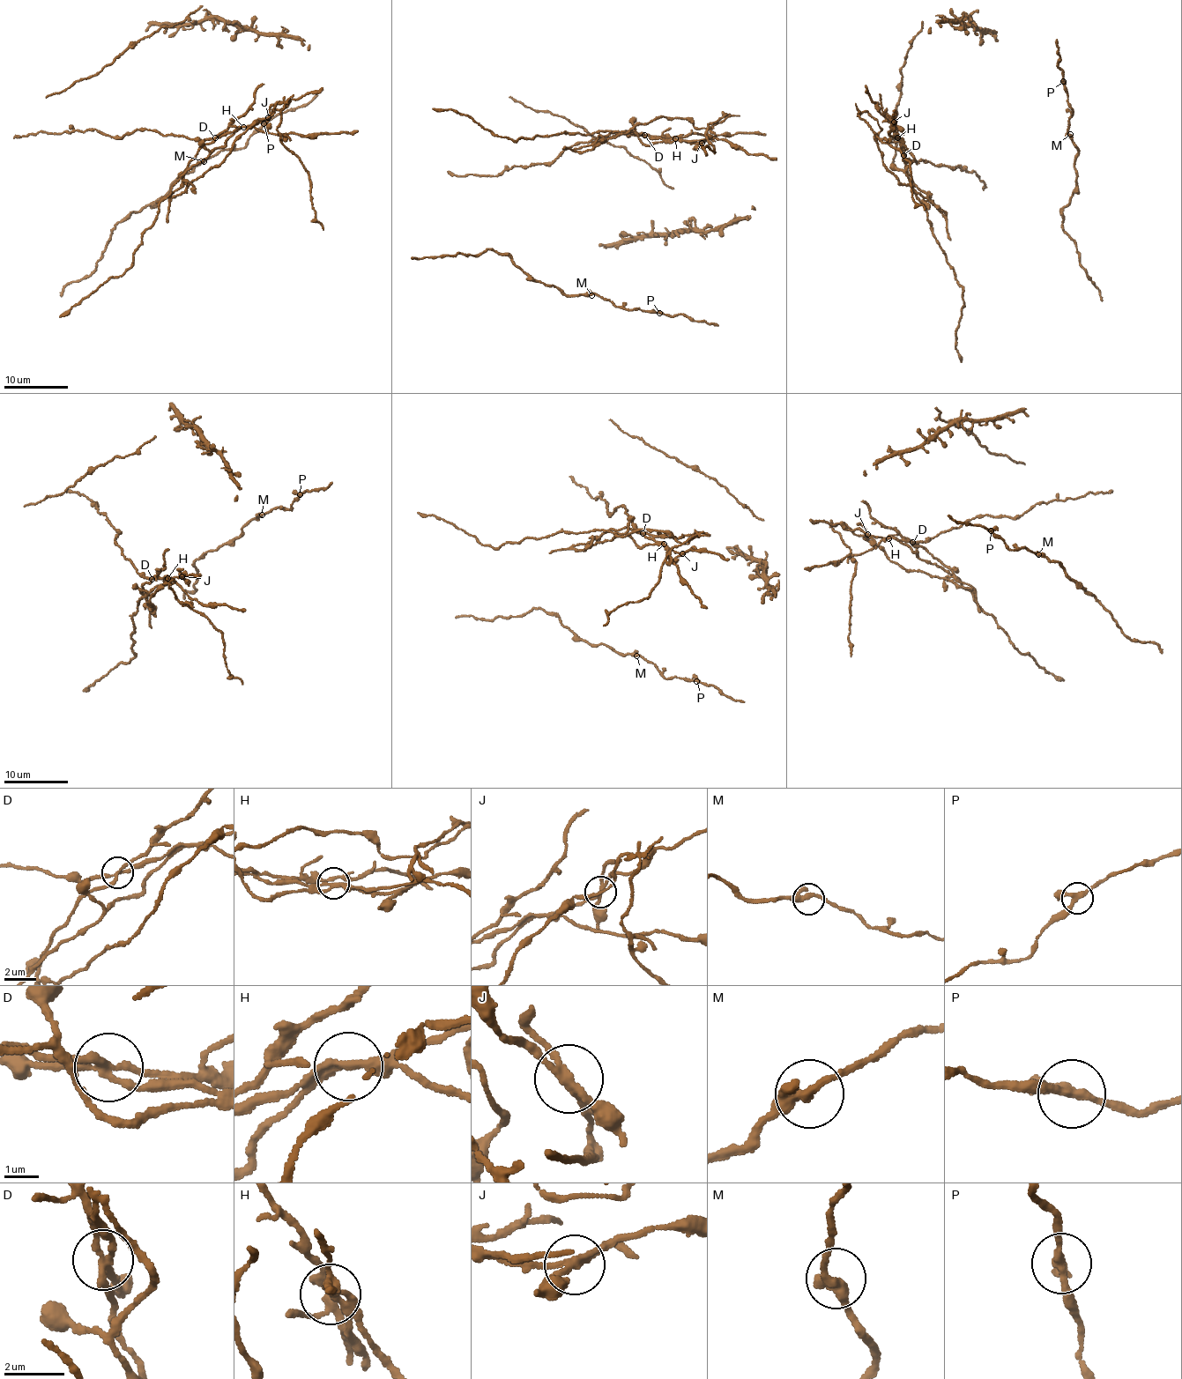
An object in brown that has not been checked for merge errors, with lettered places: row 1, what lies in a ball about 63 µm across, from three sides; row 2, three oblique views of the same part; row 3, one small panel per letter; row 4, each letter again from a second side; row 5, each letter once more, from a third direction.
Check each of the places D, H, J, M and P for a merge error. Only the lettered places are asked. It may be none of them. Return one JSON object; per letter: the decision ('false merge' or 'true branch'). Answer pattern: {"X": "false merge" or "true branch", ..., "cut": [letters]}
{"D": "false merge", "H": "false merge", "J": "false merge", "M": "true branch", "P": "true branch", "cut": ["D", "H", "J"]}

